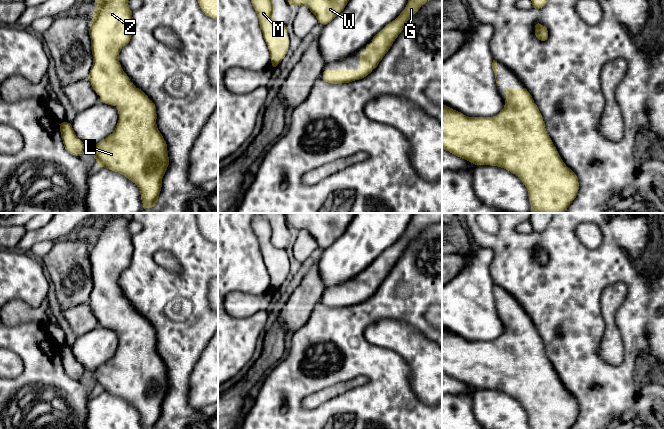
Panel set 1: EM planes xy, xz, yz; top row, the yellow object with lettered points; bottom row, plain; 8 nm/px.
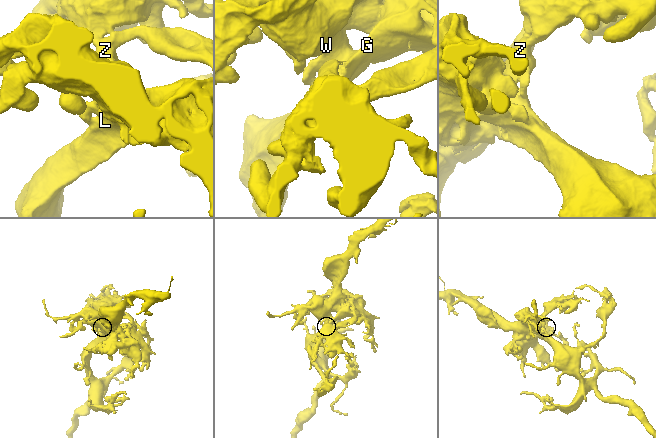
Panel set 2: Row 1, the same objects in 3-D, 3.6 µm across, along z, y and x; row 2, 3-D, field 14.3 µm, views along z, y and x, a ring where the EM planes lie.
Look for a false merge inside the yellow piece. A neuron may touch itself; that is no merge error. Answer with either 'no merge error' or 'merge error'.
no merge error

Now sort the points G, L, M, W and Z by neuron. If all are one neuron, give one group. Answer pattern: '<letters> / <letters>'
G L M W Z

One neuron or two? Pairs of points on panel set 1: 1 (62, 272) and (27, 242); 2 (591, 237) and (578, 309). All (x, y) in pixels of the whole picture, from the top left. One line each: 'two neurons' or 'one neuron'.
1: two neurons
2: two neurons

